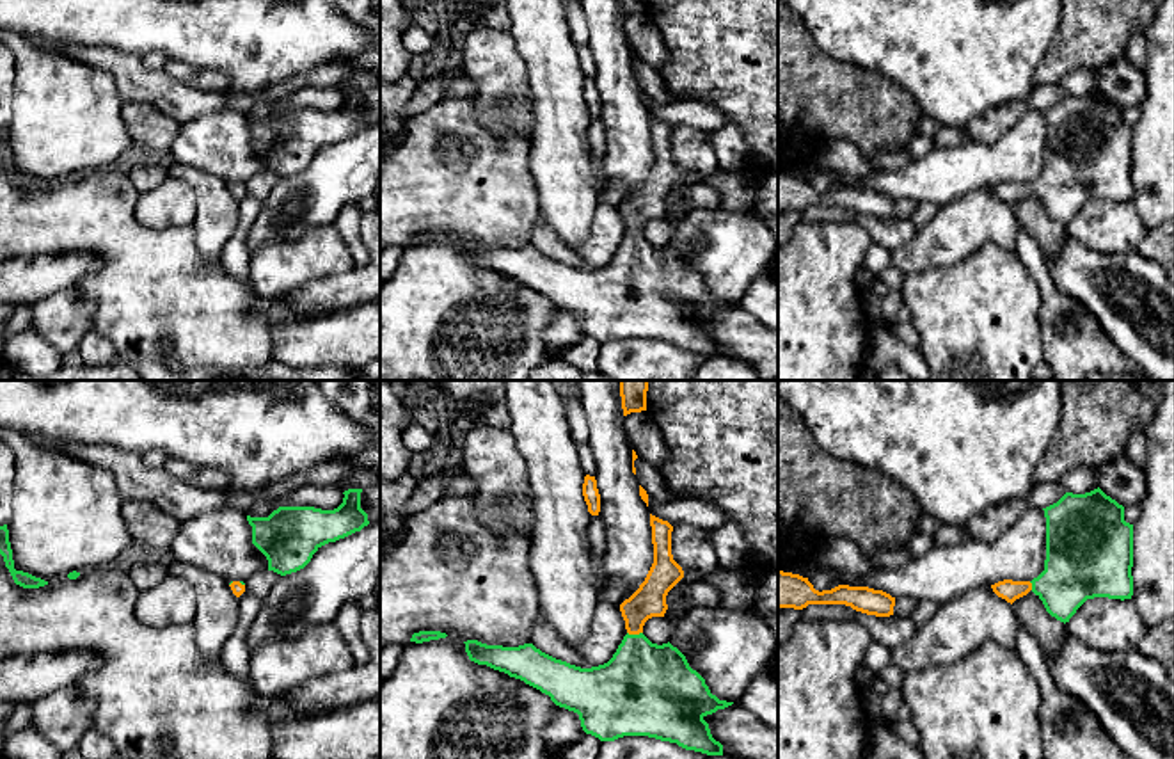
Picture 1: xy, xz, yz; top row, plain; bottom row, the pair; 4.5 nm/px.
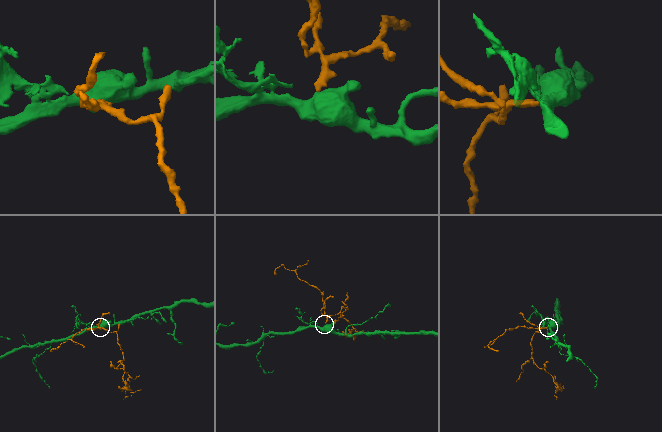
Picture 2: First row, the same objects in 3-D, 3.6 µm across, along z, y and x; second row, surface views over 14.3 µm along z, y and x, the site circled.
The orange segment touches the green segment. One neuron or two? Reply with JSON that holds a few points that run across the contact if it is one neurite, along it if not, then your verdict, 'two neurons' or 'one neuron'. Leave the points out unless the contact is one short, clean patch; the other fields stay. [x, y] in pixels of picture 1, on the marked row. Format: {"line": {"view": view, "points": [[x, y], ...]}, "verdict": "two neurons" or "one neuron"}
{"line": {"view": "xz", "points": [[649, 599], [634, 614], [634, 633], [645, 687]]}, "verdict": "one neuron"}

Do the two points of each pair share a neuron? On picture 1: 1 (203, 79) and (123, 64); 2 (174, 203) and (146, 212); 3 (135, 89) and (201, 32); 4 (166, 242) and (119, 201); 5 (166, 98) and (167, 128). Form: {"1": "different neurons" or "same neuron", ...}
{"1": "different neurons", "2": "same neuron", "3": "different neurons", "4": "same neuron", "5": "different neurons"}

